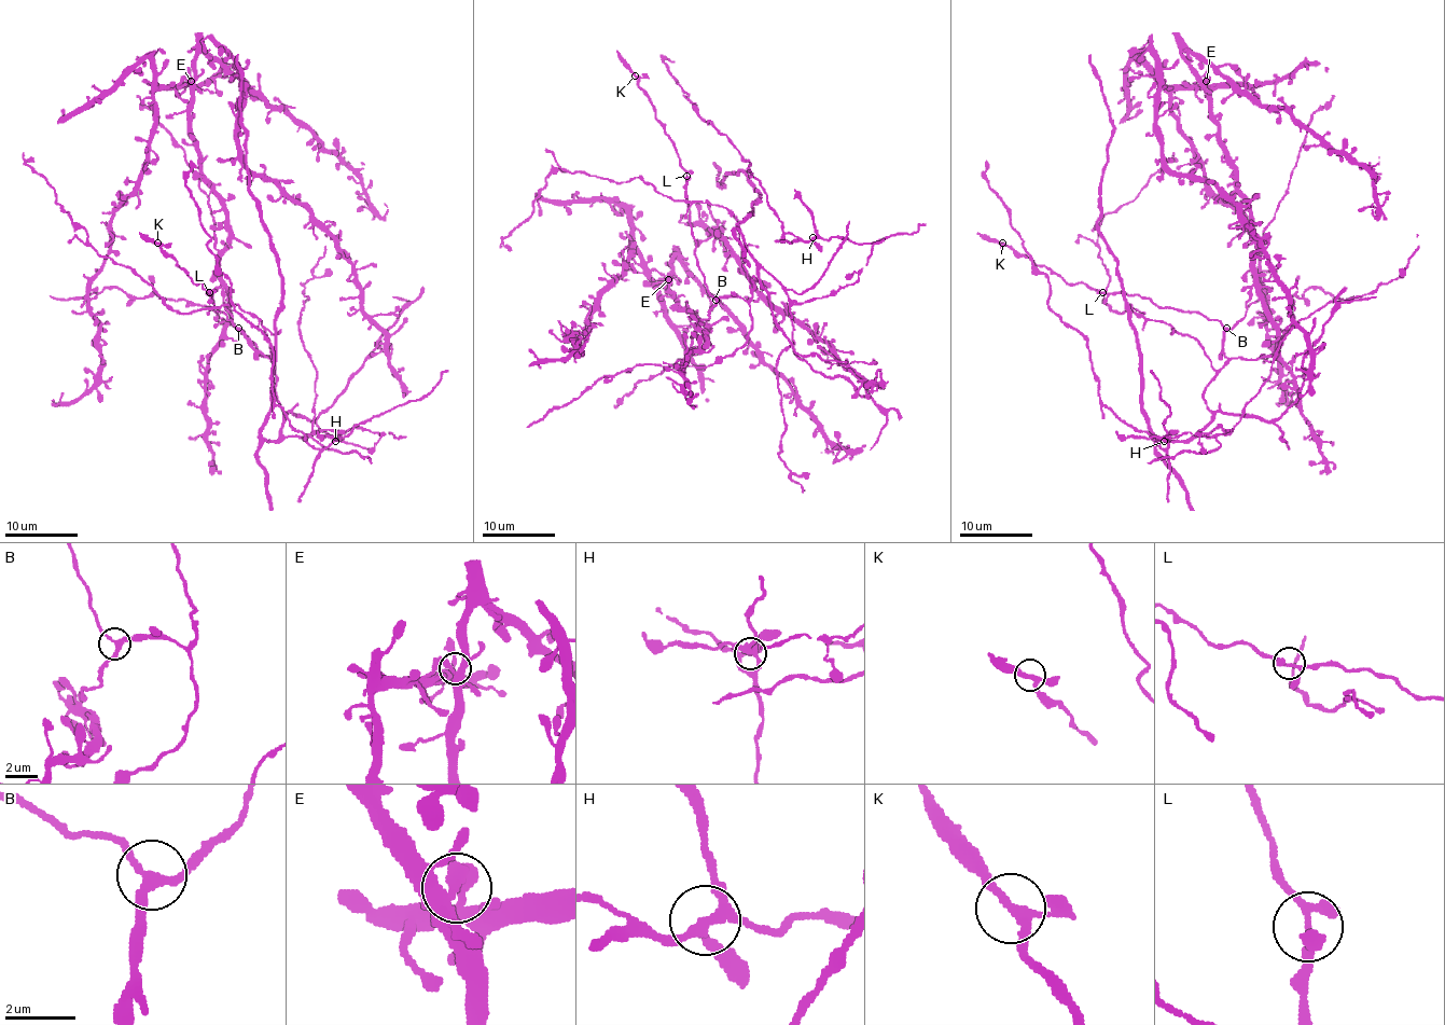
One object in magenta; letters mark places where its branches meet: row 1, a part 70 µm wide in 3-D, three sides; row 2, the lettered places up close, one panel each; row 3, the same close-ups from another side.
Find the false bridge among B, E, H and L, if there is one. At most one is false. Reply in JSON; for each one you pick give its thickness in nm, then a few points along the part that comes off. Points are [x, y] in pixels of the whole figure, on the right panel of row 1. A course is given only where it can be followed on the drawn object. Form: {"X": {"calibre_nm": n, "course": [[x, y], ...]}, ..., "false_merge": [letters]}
{"false_merge": []}

